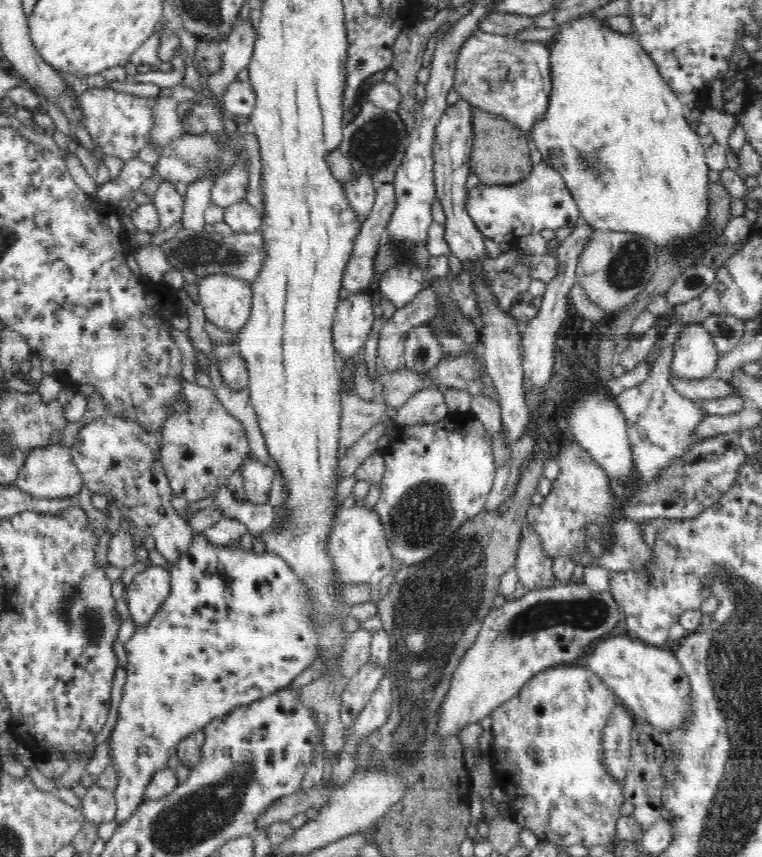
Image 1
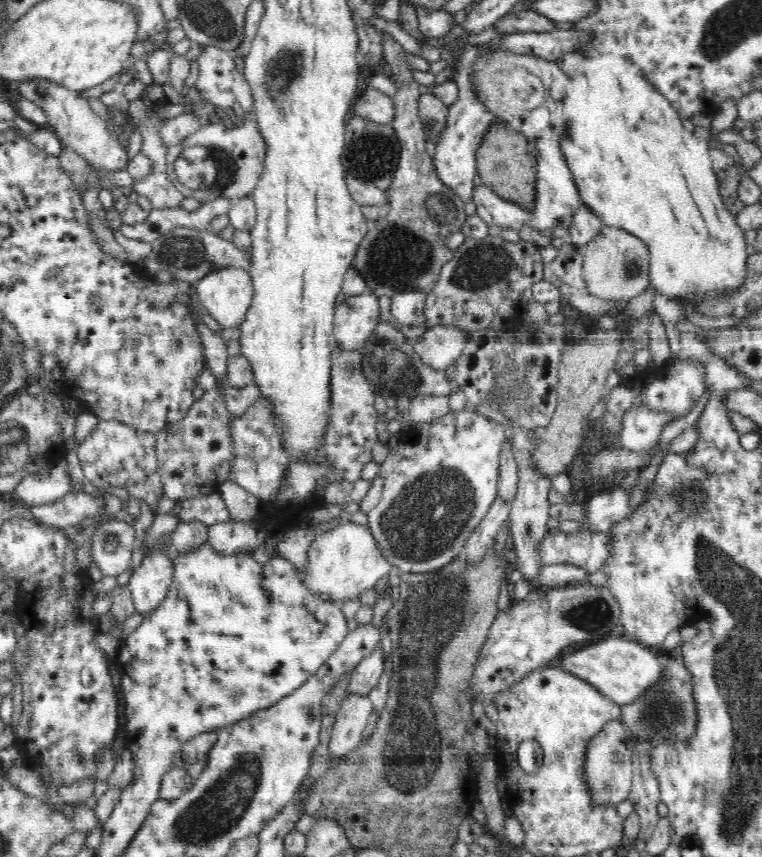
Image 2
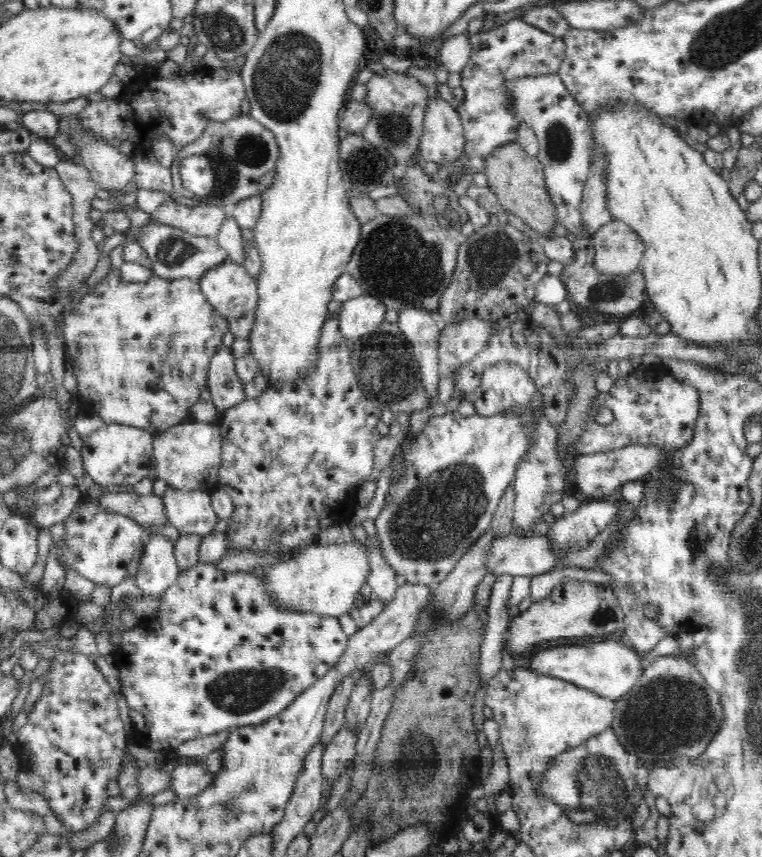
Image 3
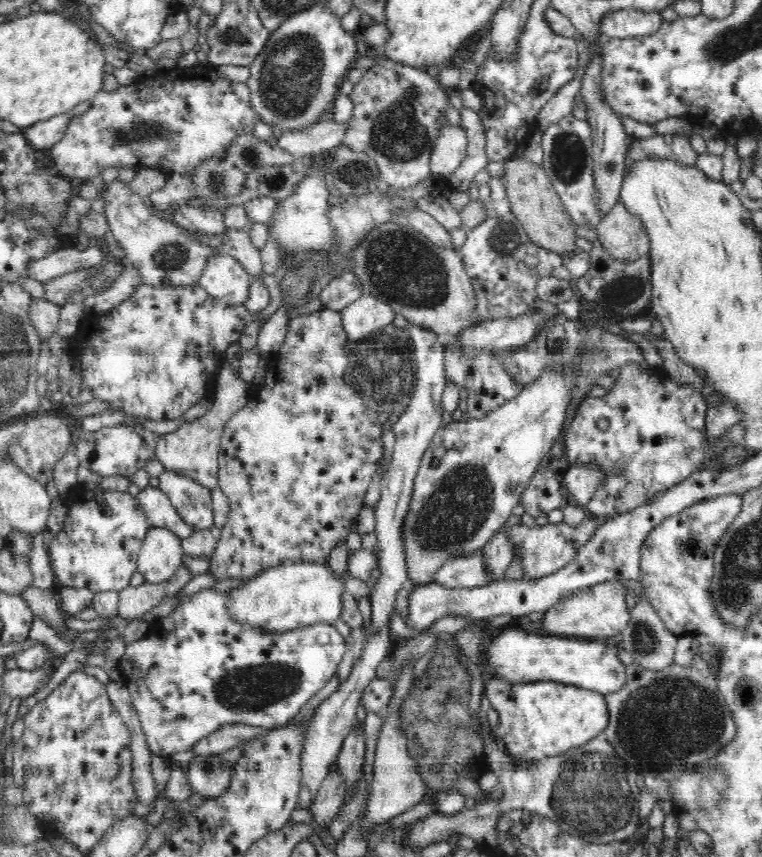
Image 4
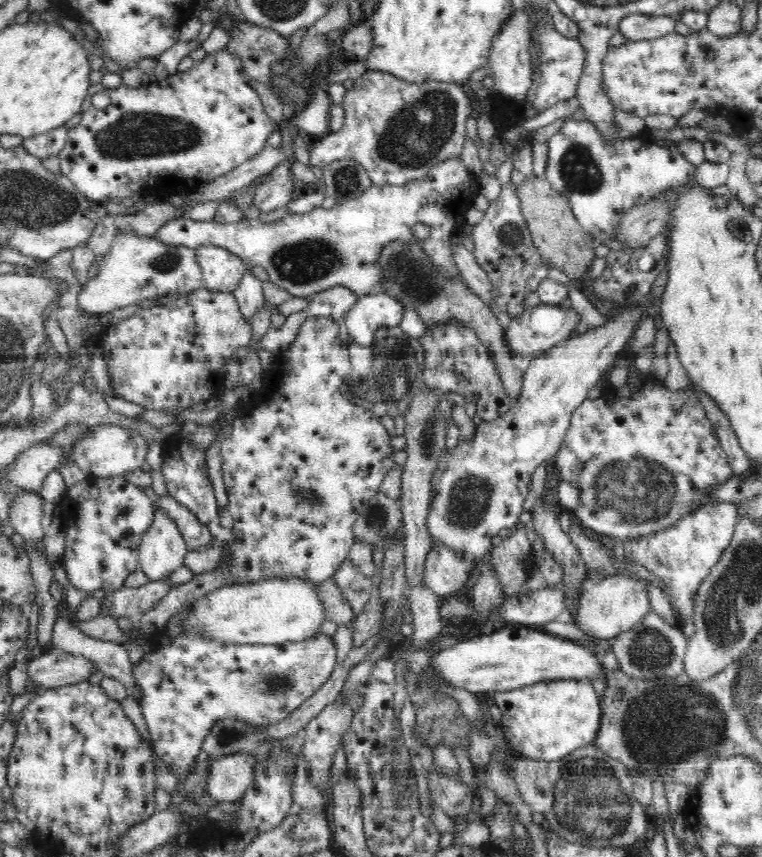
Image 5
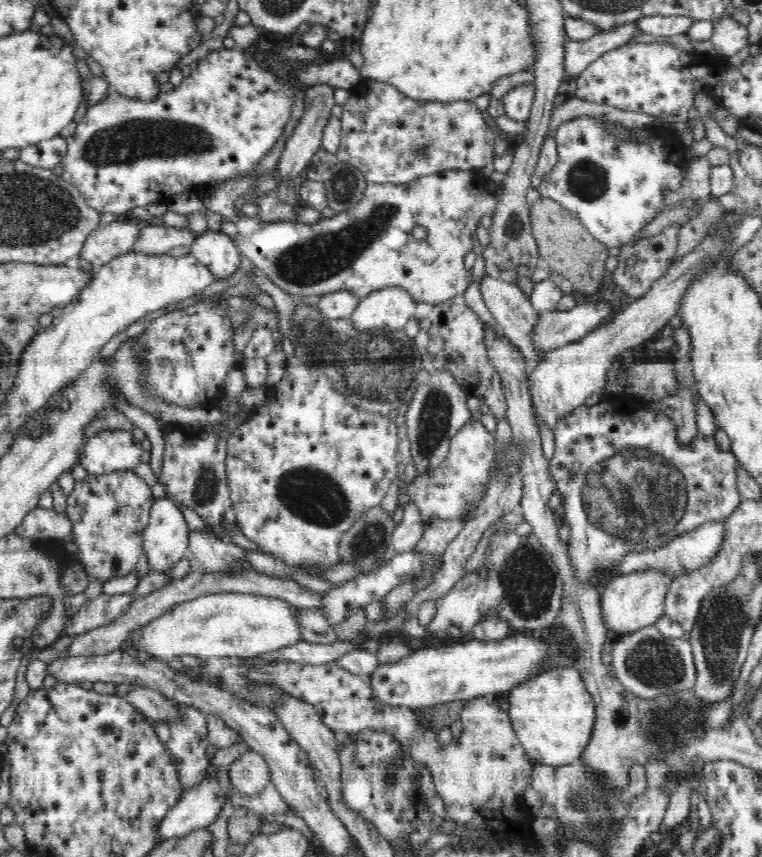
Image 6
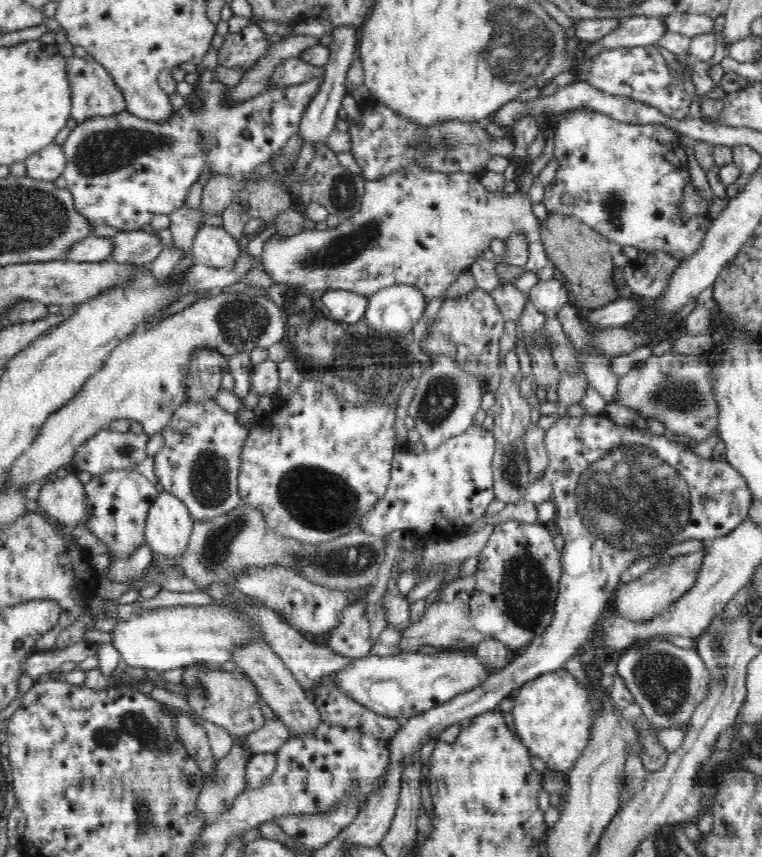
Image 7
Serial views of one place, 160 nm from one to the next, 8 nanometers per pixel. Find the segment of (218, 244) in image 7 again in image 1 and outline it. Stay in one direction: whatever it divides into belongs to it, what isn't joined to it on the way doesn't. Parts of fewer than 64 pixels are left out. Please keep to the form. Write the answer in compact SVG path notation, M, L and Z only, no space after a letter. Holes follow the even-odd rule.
M224 274L209 275L198 280L199 303L203 306L207 324L216 325L220 330L238 333L248 322L251 314L253 292L249 282Z

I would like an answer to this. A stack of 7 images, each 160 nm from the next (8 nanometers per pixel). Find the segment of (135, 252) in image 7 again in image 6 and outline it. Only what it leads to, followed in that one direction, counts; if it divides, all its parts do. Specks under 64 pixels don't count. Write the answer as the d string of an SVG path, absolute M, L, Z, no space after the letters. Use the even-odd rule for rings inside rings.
M145 224L130 251L156 256L167 254L171 248L176 248L176 246L185 246L190 249L198 235L188 227L175 228L165 224L161 226Z

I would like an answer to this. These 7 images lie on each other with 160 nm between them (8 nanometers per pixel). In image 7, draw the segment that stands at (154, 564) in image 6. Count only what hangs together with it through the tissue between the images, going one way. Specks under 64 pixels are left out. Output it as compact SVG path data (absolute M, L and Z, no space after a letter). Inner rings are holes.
M162 492L148 512L146 545L158 558L179 558L188 547L195 521L178 497Z

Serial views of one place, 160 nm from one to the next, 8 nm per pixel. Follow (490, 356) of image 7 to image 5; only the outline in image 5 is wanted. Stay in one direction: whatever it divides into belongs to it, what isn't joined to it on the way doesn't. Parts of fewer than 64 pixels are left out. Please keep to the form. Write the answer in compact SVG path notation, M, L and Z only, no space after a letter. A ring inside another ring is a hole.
M446 322L434 328L426 328L422 348L424 349L422 378L430 389L440 388L444 393L456 391L466 398L471 394L478 394L476 410L484 421L490 422L508 412L512 402L502 390L500 375L488 355L488 349L476 336L474 329L459 322Z

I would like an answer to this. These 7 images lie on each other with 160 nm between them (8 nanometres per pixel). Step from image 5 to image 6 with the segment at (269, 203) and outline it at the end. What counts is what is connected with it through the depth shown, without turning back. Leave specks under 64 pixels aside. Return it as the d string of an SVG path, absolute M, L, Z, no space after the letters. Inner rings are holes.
M324 83L314 84L310 88L305 88L305 110L303 116L300 118L295 130L288 136L282 156L276 165L279 183L275 188L274 194L284 204L297 205L296 184L294 184L294 180L304 172L312 155L321 148L324 128L329 124L328 120L332 118L331 110L336 104L333 95L334 89L335 87Z

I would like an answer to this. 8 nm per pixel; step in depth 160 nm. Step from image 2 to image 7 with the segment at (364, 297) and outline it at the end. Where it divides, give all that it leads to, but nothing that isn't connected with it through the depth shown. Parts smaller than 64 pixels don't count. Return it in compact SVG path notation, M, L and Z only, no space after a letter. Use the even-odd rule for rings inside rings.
M394 285L371 294L362 320L384 334L404 334L415 326L426 308L422 291L415 286Z

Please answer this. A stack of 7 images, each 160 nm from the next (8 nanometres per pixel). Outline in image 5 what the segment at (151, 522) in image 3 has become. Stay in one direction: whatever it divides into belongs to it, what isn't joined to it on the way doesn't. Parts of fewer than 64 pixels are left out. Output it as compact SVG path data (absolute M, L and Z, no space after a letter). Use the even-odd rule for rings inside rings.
M159 496L154 502L155 511L165 512L178 525L188 550L200 550L202 547L212 546L214 536L208 525L200 523L196 515L186 509L186 506L170 496Z

